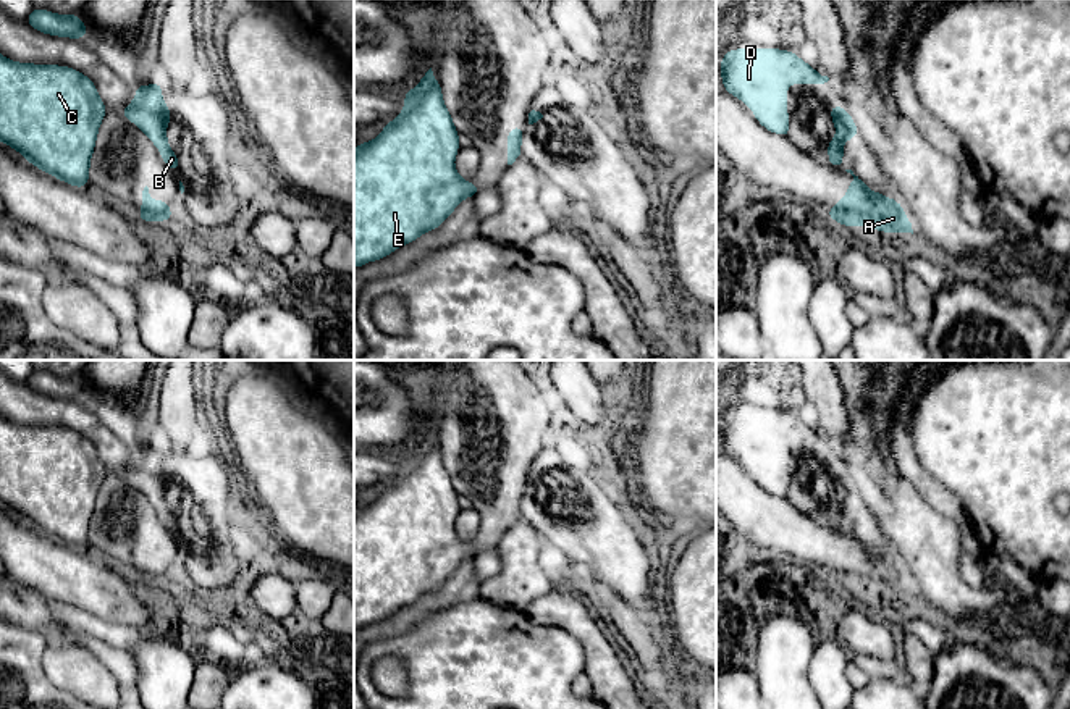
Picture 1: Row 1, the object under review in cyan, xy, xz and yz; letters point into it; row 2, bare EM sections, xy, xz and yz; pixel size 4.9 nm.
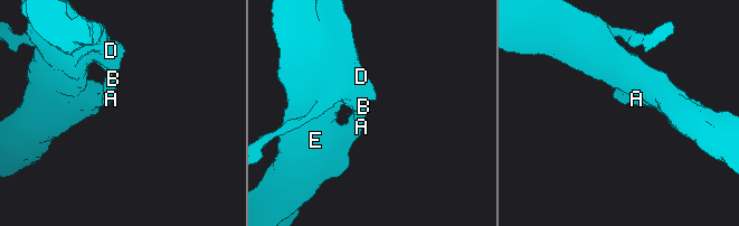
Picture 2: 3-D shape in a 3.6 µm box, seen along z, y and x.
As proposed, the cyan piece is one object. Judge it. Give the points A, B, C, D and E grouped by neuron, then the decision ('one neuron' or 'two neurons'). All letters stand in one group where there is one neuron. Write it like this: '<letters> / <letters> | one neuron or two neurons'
A C E / B D | two neurons

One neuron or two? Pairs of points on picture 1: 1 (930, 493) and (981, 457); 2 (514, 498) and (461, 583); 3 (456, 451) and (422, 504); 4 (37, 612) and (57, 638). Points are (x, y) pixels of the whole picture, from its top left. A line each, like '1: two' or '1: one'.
1: two
2: two
3: one
4: one

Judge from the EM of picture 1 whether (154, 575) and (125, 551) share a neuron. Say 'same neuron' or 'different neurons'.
same neuron

